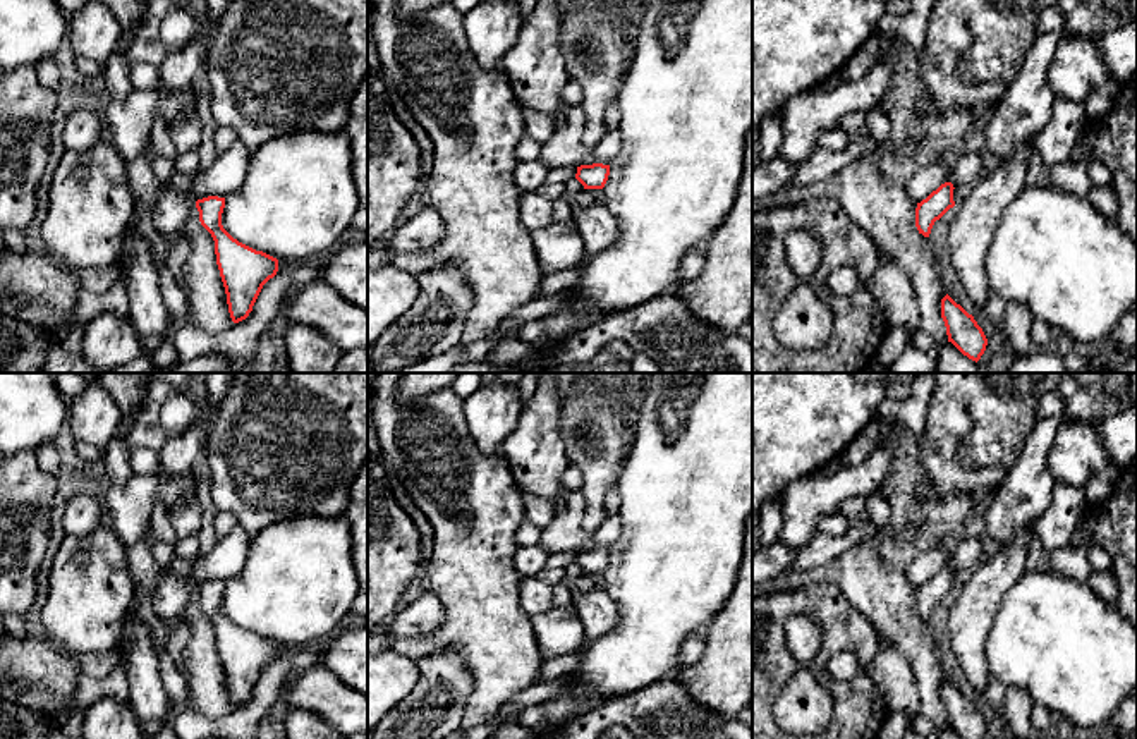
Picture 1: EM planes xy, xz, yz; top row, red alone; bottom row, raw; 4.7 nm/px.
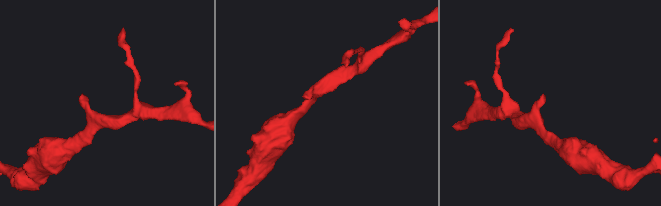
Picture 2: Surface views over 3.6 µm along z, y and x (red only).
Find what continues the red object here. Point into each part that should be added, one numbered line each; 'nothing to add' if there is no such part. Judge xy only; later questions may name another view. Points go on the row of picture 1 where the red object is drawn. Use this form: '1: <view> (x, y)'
nothing to add

